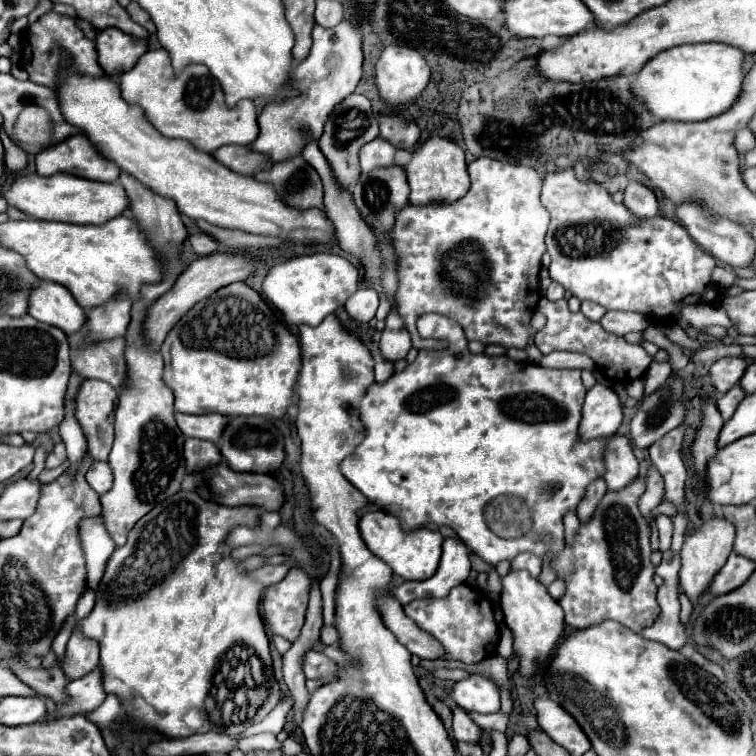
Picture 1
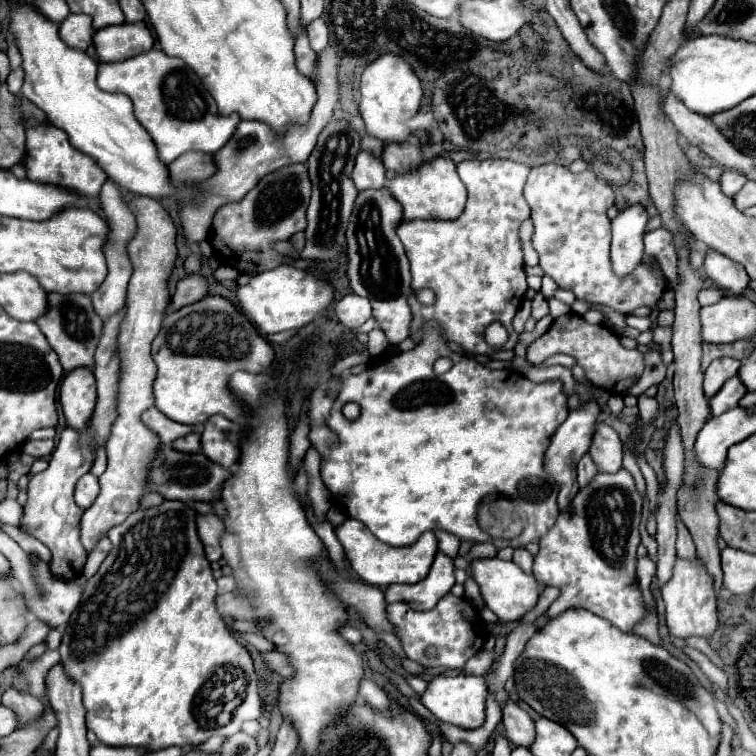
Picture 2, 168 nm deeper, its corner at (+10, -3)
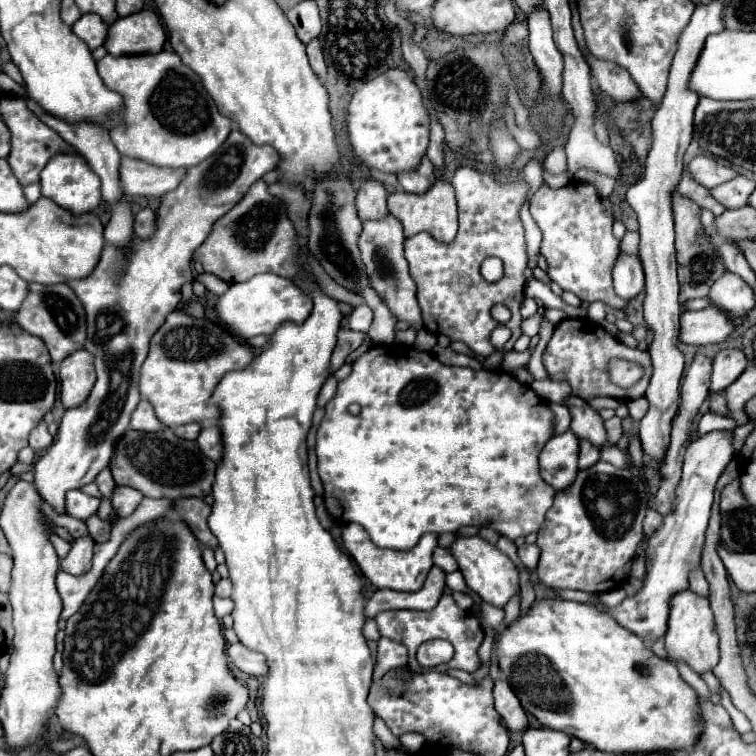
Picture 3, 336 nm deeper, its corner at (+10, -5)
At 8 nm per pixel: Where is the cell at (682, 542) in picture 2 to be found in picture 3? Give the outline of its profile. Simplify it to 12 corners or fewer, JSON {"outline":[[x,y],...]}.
{"outline":[[700,567],[688,575],[690,589],[708,595],[708,583]]}

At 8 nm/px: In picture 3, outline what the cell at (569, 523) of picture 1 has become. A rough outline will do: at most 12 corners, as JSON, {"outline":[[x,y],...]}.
{"outline":[[572,429],[540,453],[540,473],[556,491],[578,473],[580,439]]}

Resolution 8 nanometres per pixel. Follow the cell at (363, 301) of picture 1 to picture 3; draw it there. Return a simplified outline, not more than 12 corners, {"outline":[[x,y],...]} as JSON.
{"outline":[[358,305],[348,317],[352,331],[366,333],[372,323],[368,305]]}

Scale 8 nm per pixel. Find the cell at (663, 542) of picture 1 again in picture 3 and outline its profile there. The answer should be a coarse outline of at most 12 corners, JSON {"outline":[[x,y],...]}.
{"outline":[[648,509],[644,533],[654,533],[662,525],[662,515]]}

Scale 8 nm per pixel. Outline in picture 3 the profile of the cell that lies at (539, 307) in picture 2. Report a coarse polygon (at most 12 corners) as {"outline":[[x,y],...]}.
{"outline":[[542,315],[526,317],[522,333],[528,337],[538,335]]}

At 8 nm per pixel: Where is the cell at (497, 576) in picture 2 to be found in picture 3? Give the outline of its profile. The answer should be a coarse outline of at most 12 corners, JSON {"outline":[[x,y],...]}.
{"outline":[[458,537],[466,585],[502,609],[520,593],[516,565],[494,545]]}

